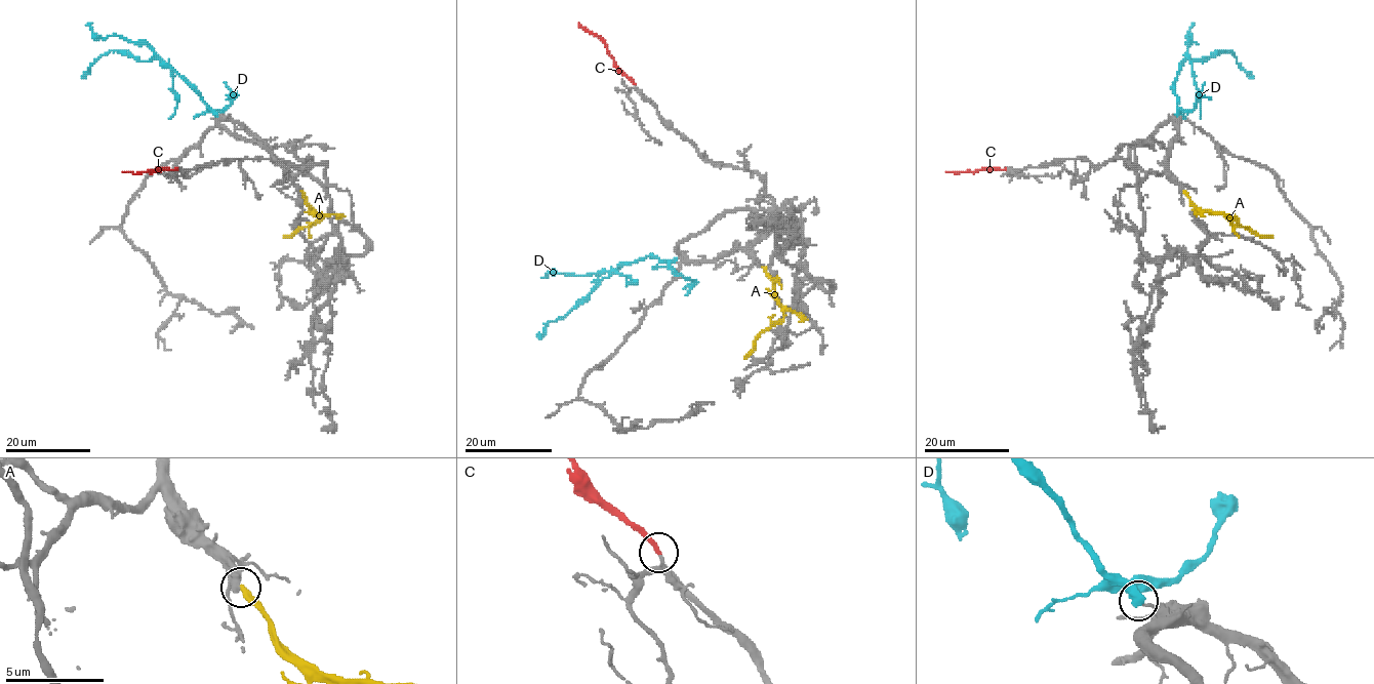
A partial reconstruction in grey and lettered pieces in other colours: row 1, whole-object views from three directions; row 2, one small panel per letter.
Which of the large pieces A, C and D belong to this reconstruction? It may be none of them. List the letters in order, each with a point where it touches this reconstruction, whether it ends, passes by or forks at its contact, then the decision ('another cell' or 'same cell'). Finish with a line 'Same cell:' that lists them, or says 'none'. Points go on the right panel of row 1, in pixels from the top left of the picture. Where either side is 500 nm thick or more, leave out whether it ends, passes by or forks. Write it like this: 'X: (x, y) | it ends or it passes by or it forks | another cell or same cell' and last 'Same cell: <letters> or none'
A: (1183, 191) | it ends | another cell
C: (1005, 168) | it ends | same cell
D: (1178, 115) | another cell
Same cell: C

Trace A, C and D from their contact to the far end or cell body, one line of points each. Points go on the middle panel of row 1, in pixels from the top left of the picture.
A: (763, 266), (774, 285), (783, 317), (759, 334), (754, 349), (743, 359)
C: (635, 84), (616, 65), (605, 42), (577, 23)
D: (675, 260), (660, 262), (656, 257), (645, 256), (622, 264), (566, 314), (551, 321), (538, 337)

